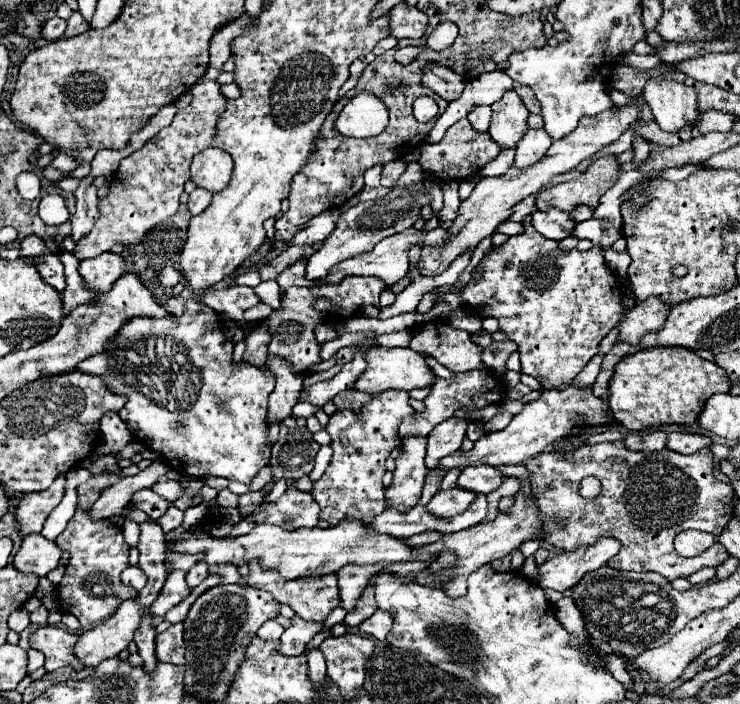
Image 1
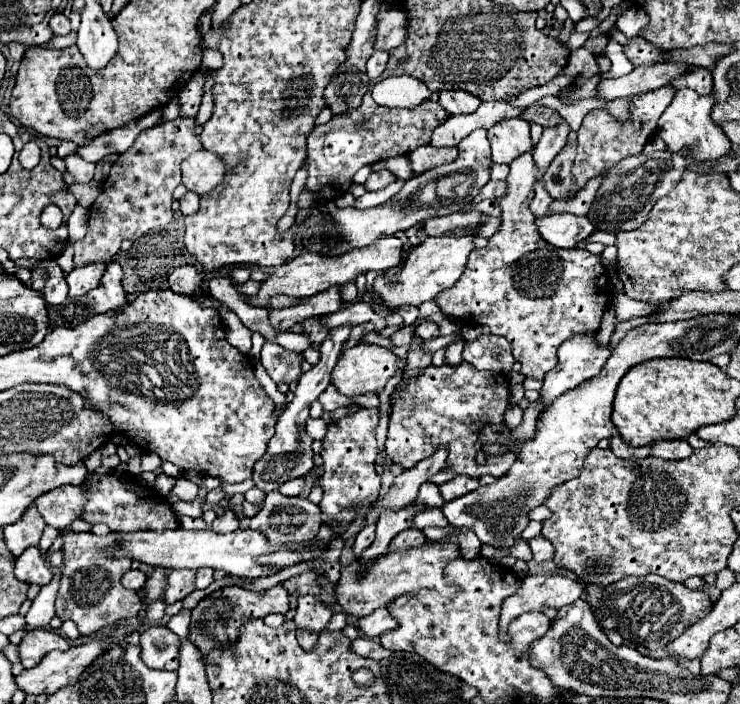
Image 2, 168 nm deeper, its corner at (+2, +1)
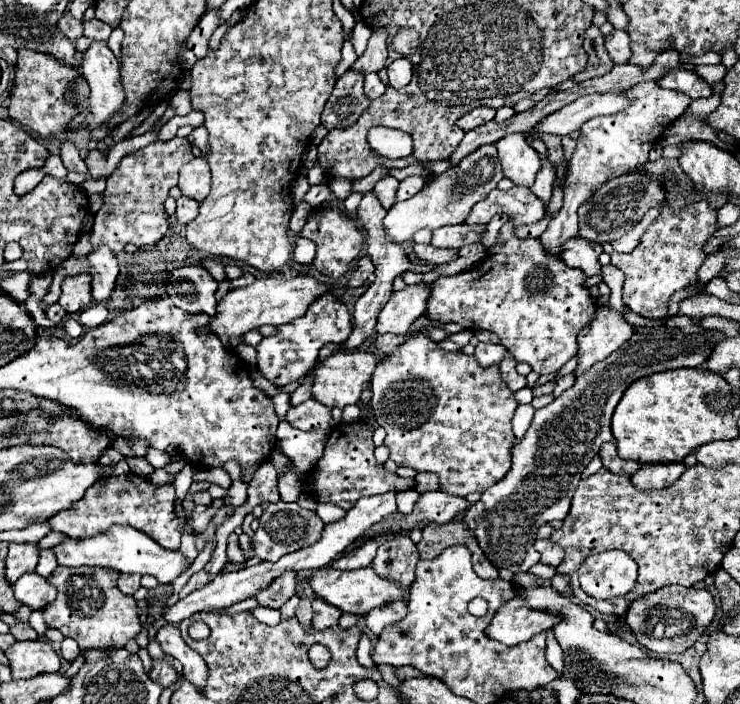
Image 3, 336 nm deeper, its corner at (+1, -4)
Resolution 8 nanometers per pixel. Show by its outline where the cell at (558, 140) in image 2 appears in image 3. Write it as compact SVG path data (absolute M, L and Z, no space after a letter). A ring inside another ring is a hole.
M542 159L542 171L536 177L536 183L532 187L532 193L544 201L544 205L550 203L552 197L552 181L554 181L554 171L550 171L550 163L546 163L546 159Z

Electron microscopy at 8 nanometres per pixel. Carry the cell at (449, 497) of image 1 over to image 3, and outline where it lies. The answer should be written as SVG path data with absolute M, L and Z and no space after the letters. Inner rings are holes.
M634 333L628 343L614 351L604 361L594 363L586 373L582 373L576 383L564 391L554 403L536 411L530 429L524 439L512 449L512 461L522 465L512 465L510 473L510 497L488 511L482 501L470 505L466 511L466 525L474 531L484 555L492 561L496 569L508 569L512 573L526 573L532 565L540 563L540 555L534 549L536 533L540 525L552 519L564 519L568 515L572 495L580 481L580 471L592 461L602 443L612 441L610 419L624 395L624 391L638 379L652 373L680 369L680 367L700 367L714 345L708 345L706 335L644 335Z

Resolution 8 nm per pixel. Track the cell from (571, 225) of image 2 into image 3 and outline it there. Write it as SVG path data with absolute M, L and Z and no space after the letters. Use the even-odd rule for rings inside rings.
M574 237L570 239L570 243L566 243L564 251L562 251L562 261L568 267L580 269L586 277L594 277L600 275L600 257L602 253L602 245L600 243L590 243L582 237Z

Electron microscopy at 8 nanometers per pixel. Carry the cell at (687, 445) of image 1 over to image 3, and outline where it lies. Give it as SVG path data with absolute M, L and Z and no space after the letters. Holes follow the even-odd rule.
M658 463L654 467L642 465L632 477L632 485L646 491L646 489L666 489L684 473L684 463Z

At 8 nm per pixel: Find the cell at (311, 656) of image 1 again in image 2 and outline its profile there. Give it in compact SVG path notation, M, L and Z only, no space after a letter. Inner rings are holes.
M297 630L297 640L299 640L301 648L305 648L305 650L313 650L313 646L317 644L317 634L313 634L313 632L301 632L301 630Z

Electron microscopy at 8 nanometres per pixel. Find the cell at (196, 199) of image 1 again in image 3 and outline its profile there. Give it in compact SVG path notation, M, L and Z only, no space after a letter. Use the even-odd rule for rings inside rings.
M178 197L176 199L176 219L180 223L190 223L198 215L198 201L190 201L188 197Z

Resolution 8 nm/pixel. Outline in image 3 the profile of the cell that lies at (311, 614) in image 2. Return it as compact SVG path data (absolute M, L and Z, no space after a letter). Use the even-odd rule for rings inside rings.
M314 599L312 607L314 607L312 625L318 629L326 629L326 627L336 625L342 615L342 611L338 611L338 607L332 607L330 603L322 603L322 599Z

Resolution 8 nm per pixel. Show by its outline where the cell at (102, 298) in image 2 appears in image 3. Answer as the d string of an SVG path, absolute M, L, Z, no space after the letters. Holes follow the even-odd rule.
M96 247L88 255L88 273L92 277L92 297L96 301L110 299L118 277L118 259L108 247Z

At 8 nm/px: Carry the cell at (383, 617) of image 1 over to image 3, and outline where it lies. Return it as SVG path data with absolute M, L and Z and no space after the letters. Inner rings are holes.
M398 599L398 601L392 601L392 603L386 603L382 607L376 607L374 611L370 611L366 615L366 625L372 633L380 633L384 627L404 619L408 613L408 607L406 607L406 599Z

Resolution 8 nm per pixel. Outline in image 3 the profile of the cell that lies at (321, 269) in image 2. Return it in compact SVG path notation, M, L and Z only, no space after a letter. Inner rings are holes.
M298 275L298 277L268 277L268 279L258 279L252 285L228 291L224 299L220 299L216 307L216 315L210 319L206 327L202 327L198 333L214 333L222 341L222 345L230 351L236 349L240 343L242 335L260 327L260 325L284 325L290 323L306 313L306 307L318 299L318 295L324 295L330 291L330 287L314 281L308 275Z

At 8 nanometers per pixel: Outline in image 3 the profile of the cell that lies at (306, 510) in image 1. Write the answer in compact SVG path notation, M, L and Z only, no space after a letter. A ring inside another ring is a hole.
M284 501L270 503L260 519L256 533L254 533L254 555L260 557L262 561L274 563L292 551L314 545L320 539L322 529L324 529L324 523L314 511L302 509L298 503L284 503Z

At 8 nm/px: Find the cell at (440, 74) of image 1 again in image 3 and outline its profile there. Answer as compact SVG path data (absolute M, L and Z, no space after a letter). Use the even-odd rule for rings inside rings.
M478 107L478 109L470 111L468 115L464 115L462 119L458 119L458 127L464 129L464 131L472 131L472 129L476 129L476 127L492 121L494 115L496 115L494 109L490 109L490 107Z

